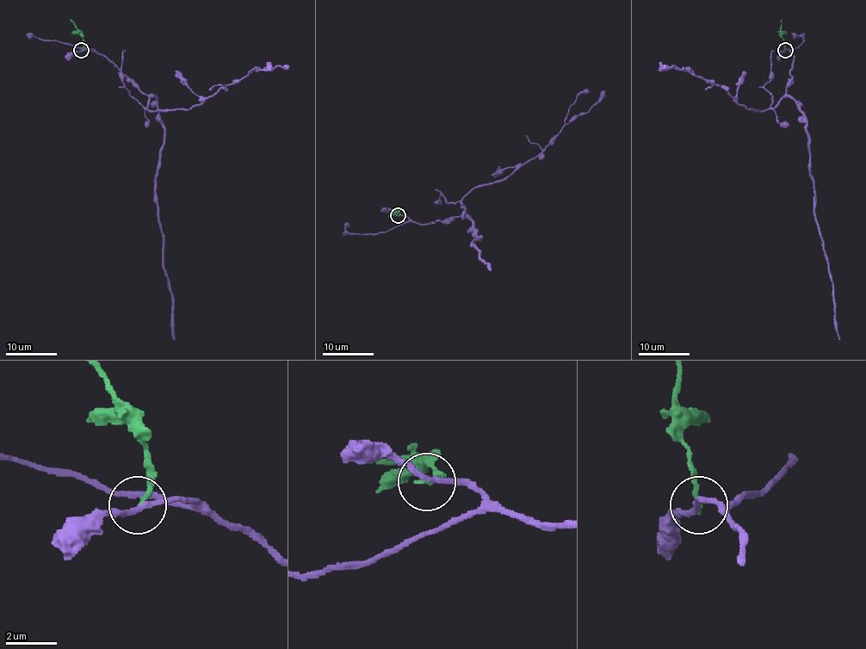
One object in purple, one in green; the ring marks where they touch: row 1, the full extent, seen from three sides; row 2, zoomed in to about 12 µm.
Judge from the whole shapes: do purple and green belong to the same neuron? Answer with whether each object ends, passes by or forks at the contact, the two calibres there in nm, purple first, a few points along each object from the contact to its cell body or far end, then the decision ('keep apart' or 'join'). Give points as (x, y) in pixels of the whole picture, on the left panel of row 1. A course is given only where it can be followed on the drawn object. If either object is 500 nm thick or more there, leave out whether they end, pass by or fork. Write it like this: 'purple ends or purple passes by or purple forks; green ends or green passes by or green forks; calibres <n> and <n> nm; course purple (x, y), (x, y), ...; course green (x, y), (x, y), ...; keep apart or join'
purple passes by; green ends; calibres 200 and 180 nm; course purple (82, 49), (92, 48), (106, 56), (157, 100), (164, 145), (155, 203), (174, 340); course green (82, 49), (82, 33), (69, 19); keep apart

